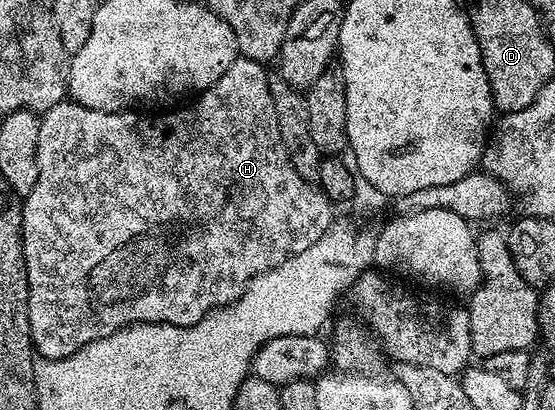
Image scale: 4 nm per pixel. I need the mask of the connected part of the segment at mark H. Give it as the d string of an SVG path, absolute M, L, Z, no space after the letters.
M237 57L233 61L233 65L229 65L229 69L225 69L225 73L221 73L221 77L216 83L196 98L199 99L196 103L191 103L188 107L181 108L180 111L167 111L164 115L138 115L138 110L135 109L98 111L97 109L89 109L85 105L74 101L58 103L53 105L48 111L42 112L39 121L39 132L37 133L37 185L33 185L31 192L23 199L23 252L25 253L25 269L27 270L27 280L29 281L31 339L35 342L36 352L43 359L64 359L75 351L80 351L85 345L89 345L98 339L109 337L123 327L130 327L133 323L172 323L178 327L193 325L205 318L215 308L226 307L228 303L235 302L243 294L244 289L247 288L249 280L261 273L265 273L269 269L279 267L281 261L301 253L304 249L309 249L309 245L313 245L313 241L317 241L317 237L321 237L329 230L333 222L333 216L331 216L333 204L331 200L322 191L316 189L299 176L297 169L293 169L291 158L288 157L281 145L277 113L274 112L273 97L269 93L269 72L267 70L268 68L262 63L252 59Z

